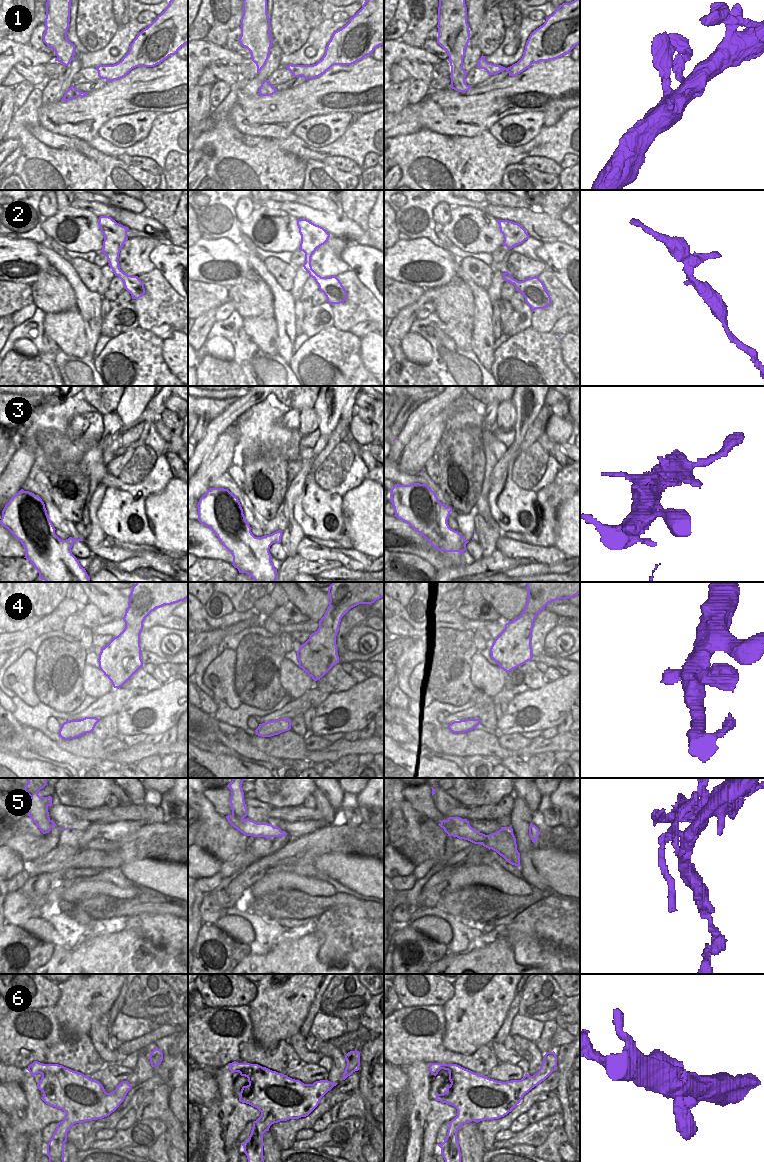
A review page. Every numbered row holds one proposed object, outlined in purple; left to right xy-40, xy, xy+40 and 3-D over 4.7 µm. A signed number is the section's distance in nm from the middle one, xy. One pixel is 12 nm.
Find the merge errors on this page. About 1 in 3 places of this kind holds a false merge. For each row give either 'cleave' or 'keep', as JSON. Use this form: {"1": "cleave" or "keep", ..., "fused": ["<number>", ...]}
{"1": "keep", "2": "keep", "3": "keep", "4": "keep", "5": "cleave", "6": "keep", "fused": ["5"]}

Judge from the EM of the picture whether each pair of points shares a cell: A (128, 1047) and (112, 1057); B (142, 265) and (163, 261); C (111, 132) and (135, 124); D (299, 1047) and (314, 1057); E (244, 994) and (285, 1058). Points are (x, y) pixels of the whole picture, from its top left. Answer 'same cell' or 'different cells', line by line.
A: different cells
B: different cells
C: same cell
D: same cell
E: different cells

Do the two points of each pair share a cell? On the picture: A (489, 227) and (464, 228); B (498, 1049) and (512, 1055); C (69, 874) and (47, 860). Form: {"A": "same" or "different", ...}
{"A": "same", "B": "same", "C": "different"}

